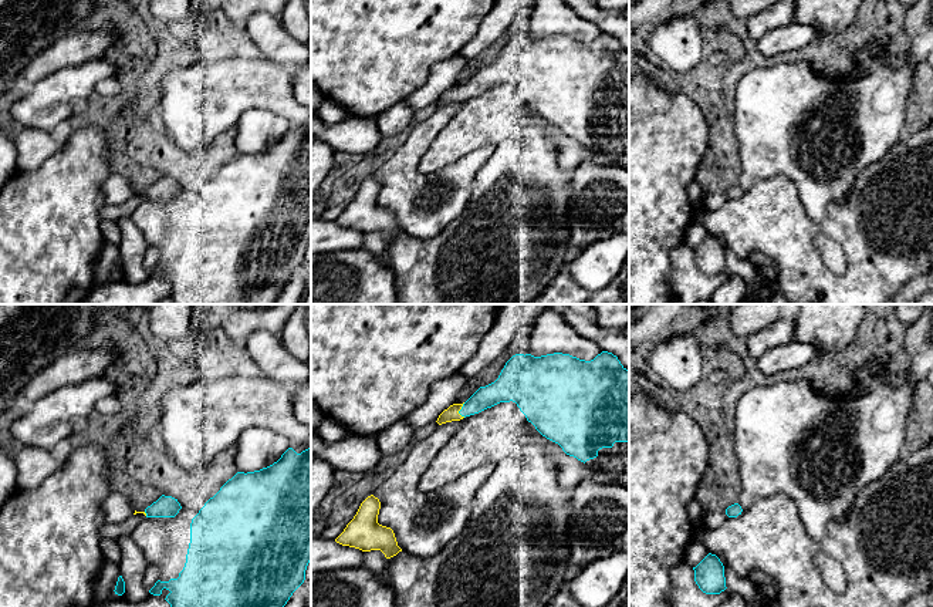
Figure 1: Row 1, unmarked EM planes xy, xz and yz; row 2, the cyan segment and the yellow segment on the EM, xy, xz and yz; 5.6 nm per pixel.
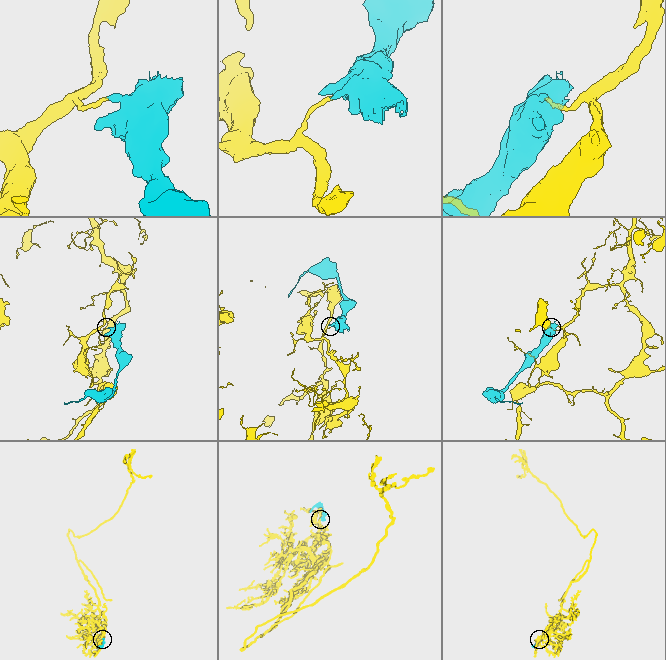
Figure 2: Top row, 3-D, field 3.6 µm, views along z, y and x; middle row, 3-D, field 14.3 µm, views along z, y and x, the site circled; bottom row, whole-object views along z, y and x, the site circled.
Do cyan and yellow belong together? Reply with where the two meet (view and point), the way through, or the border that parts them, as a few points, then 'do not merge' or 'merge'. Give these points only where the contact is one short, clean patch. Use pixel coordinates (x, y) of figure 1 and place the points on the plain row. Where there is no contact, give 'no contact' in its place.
contact xz (460, 91); border xz (465, 84), (459, 93), (462, 98); do not merge

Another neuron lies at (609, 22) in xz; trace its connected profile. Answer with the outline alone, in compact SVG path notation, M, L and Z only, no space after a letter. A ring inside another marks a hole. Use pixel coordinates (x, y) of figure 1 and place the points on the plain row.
M564 0L582 18L596 24L604 33L616 34L618 41L629 53L629 18L623 11L606 11L596 0Z

